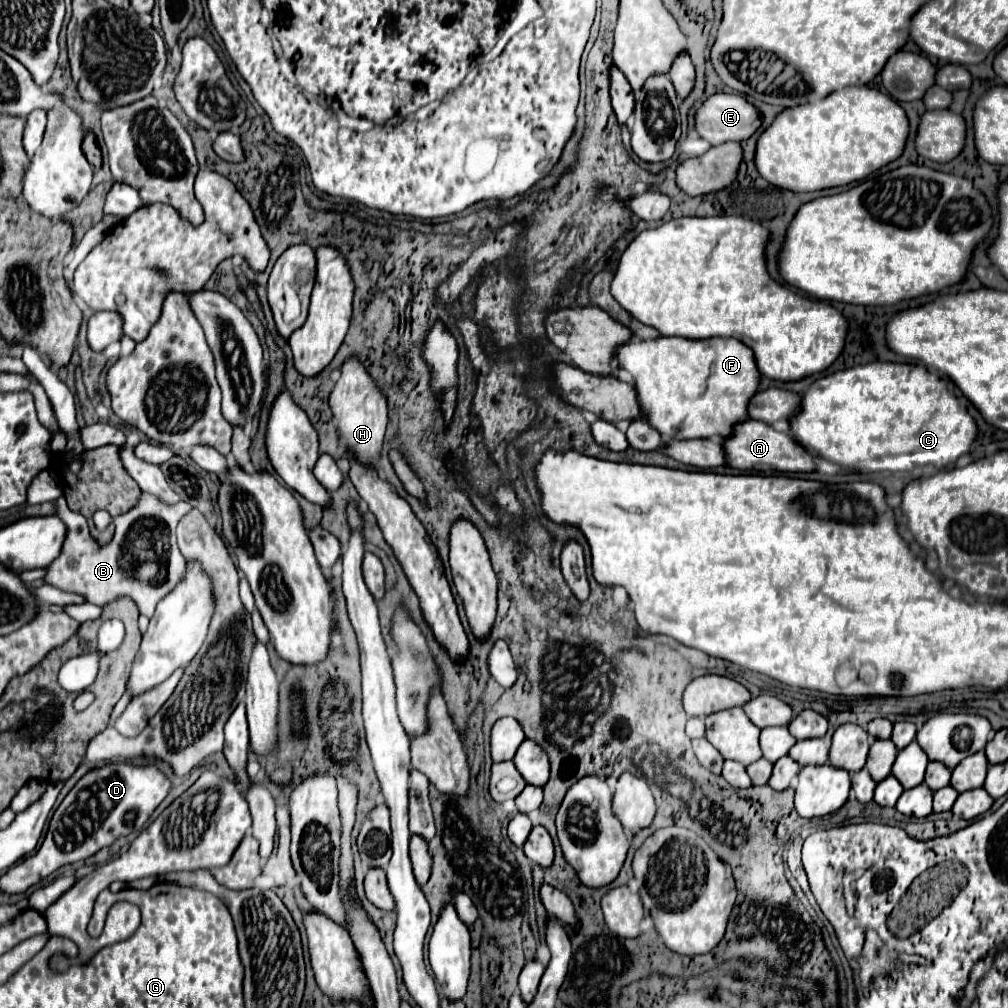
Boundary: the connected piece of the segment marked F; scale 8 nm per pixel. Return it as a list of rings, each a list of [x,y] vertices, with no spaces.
[[[657,337],[657,339],[629,339],[615,347],[613,361],[633,375],[633,387],[637,391],[637,401],[641,417],[665,435],[665,439],[705,439],[705,437],[727,437],[733,423],[747,417],[747,401],[759,387],[759,371],[753,363],[753,351],[731,337],[717,339],[677,339],[677,337]]]

